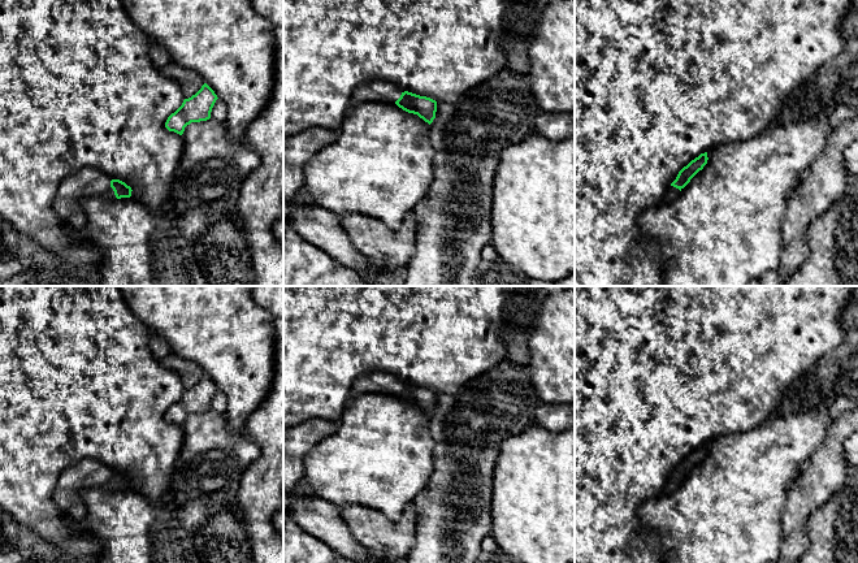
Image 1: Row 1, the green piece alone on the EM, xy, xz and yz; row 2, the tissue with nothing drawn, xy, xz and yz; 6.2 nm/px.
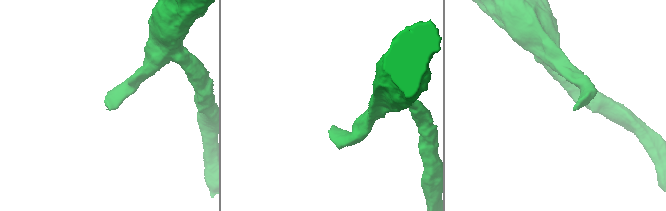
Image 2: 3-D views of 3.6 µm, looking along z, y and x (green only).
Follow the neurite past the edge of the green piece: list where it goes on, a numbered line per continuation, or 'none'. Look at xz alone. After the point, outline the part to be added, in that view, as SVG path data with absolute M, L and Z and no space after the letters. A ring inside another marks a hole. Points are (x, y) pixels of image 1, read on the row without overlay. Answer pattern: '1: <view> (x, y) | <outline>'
1: xz (376, 382) | M376 372L368 376L360 377L350 391L350 399L356 398L361 394L391 394L394 395L402 384L393 374Z

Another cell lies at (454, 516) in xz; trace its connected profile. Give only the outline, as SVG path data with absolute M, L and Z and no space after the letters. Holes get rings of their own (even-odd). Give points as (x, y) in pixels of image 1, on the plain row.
M506 359L468 381L456 394L437 393L436 410L430 415L434 441L433 468L424 489L416 495L416 543L407 563L476 563L482 553L482 540L491 534L491 481L503 439L523 432L534 419L540 399L529 365L515 365Z

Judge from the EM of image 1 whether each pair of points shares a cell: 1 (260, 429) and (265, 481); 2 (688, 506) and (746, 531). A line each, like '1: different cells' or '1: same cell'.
1: same cell
2: same cell

